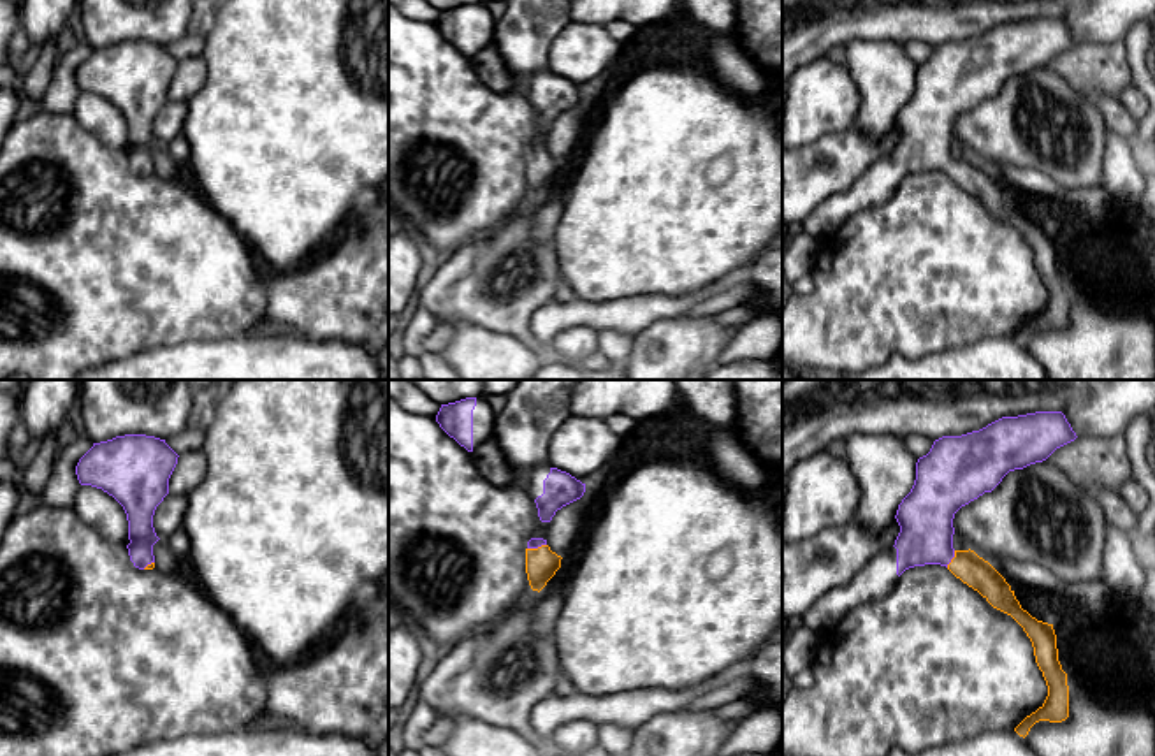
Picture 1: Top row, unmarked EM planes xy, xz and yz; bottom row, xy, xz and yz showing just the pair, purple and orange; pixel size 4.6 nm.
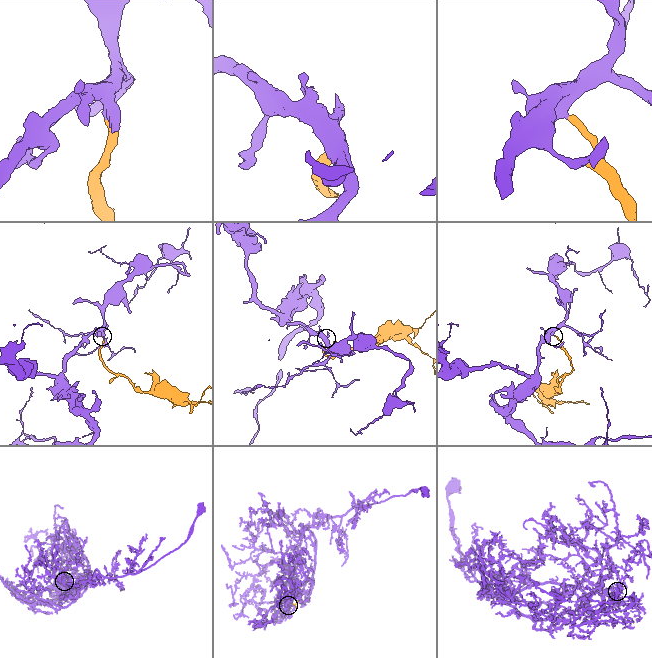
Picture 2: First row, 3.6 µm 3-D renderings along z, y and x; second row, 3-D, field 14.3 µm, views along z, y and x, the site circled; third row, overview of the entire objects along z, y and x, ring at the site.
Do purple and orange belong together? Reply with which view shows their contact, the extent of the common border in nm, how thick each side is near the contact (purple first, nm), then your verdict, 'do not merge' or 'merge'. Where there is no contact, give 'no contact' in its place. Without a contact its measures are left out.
meets purple in yz; contact 90 nm long; 260 nm thick on the purple side, 140 nm on the other; merge

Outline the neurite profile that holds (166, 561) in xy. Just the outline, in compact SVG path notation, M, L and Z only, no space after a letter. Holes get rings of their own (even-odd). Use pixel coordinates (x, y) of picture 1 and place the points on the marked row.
M158 540L153 545L155 568L163 573L174 573L178 566L178 557L171 552L165 540Z

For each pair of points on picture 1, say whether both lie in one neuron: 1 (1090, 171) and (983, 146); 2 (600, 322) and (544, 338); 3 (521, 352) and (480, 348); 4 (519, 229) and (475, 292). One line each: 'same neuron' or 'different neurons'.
1: same neuron
2: same neuron
3: same neuron
4: same neuron

